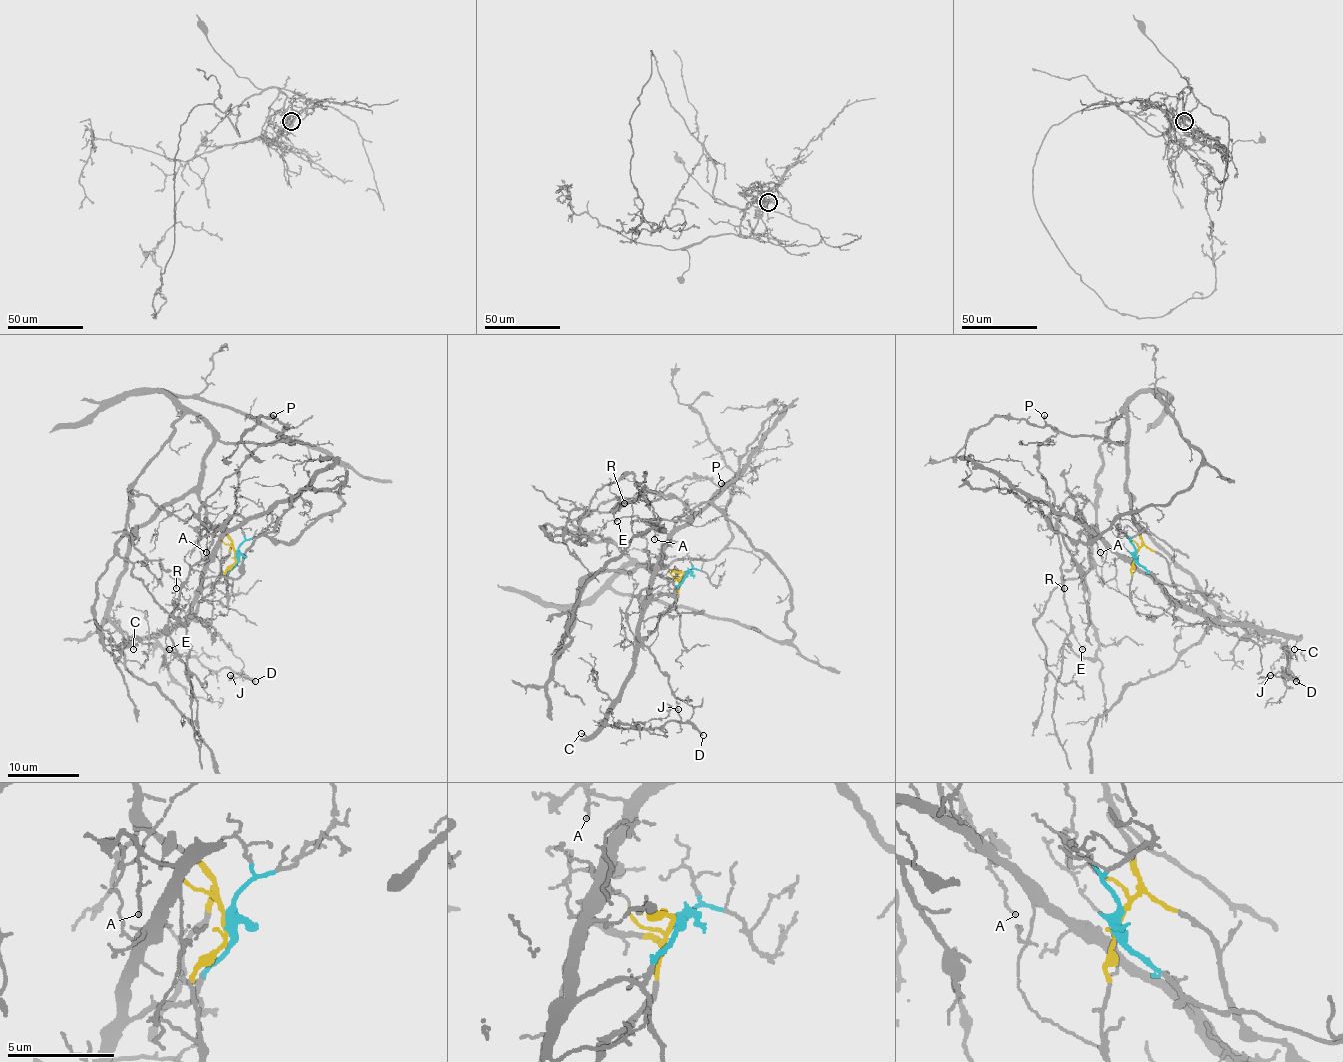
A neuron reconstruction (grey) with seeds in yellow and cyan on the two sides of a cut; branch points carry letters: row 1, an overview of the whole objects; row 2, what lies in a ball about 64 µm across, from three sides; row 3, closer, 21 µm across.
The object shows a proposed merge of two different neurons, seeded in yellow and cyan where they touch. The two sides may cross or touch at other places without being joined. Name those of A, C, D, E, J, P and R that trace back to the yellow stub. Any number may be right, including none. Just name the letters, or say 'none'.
P

